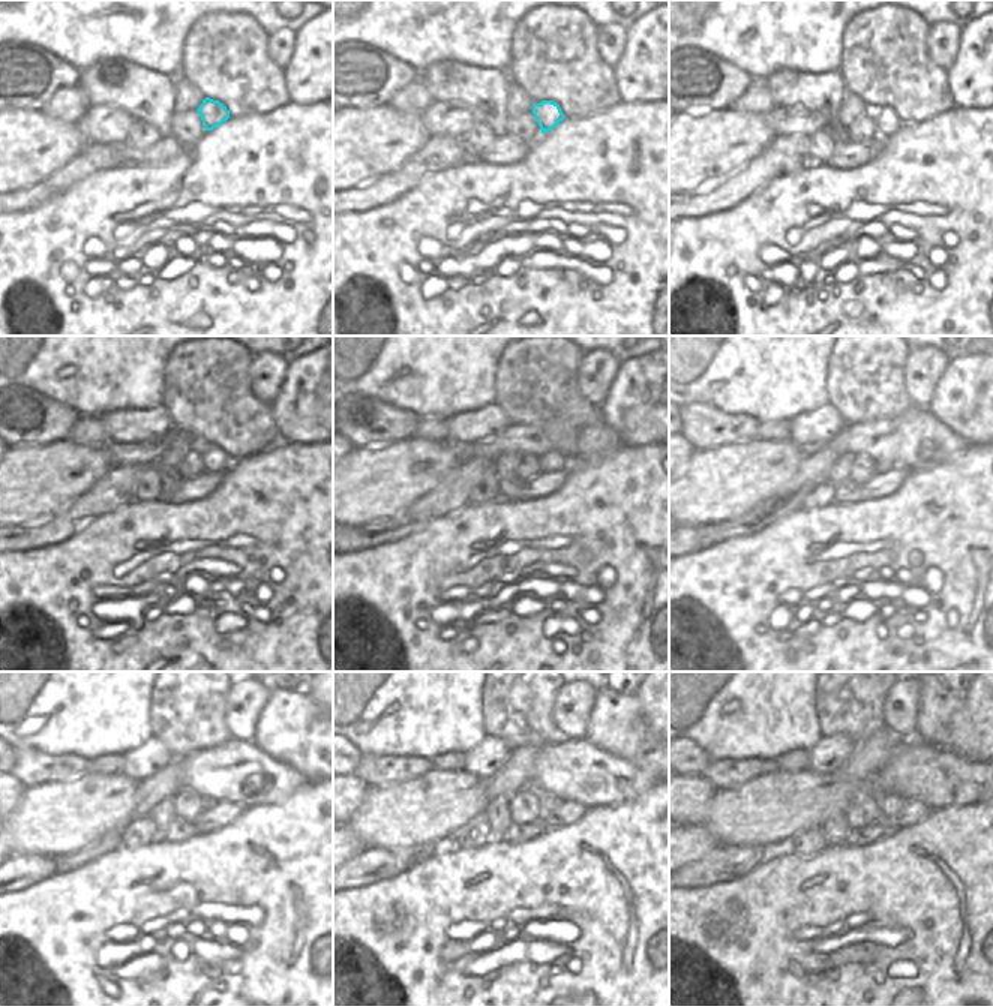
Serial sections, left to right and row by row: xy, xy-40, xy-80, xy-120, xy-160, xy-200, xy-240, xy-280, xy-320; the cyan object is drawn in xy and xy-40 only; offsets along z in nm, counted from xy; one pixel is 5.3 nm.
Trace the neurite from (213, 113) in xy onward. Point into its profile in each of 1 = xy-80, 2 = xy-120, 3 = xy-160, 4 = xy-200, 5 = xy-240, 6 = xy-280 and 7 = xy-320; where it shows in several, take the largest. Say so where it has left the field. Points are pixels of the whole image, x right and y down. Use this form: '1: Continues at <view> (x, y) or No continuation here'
1: Continues at xy-80 (887, 120)
2: Continues at xy-120 (215, 459)
3: Continues at xy-160 (552, 461)
4: Continues at xy-200 (881, 467)
5: Continues at xy-240 (207, 804)
6: Continues at xy-280 (546, 801)
7: Continues at xy-320 (888, 804).

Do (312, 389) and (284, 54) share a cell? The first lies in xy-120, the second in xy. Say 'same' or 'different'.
different

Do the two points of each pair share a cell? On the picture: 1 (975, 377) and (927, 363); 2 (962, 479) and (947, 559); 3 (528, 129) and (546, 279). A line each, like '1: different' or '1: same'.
1: different
2: same
3: different

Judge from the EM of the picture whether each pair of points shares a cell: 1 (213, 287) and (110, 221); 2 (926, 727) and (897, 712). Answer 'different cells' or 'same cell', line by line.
1: same cell
2: different cells

